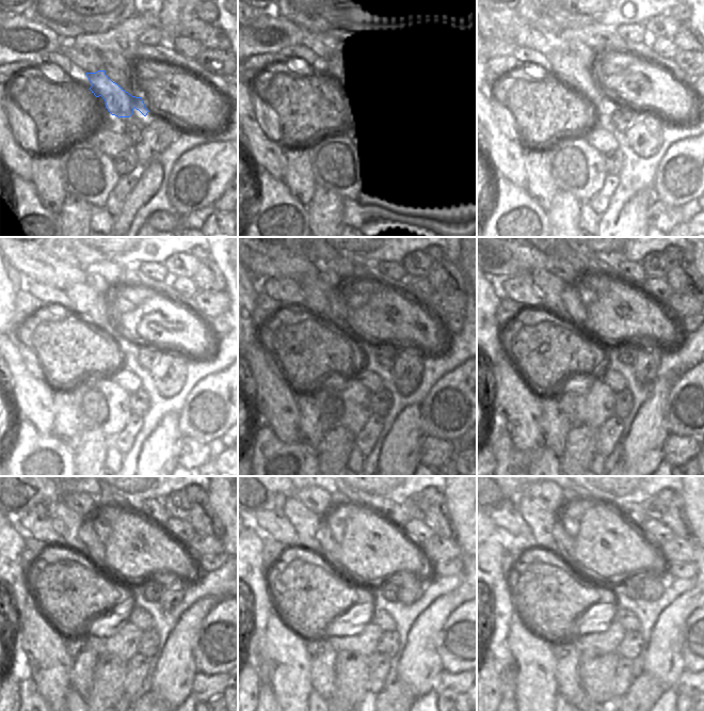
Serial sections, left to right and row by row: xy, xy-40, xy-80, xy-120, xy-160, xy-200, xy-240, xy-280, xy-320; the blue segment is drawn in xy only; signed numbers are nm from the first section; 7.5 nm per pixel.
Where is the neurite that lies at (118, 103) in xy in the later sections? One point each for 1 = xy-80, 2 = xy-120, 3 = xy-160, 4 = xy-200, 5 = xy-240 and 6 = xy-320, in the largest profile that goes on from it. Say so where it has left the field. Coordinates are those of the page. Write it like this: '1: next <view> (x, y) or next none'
1: next xy-80 (564, 64)
2: next xy-120 (86, 303)
3: next xy-160 (324, 302)
4: next xy-200 (556, 295)
5: next xy-240 (69, 525)
6: next xy-320 (544, 525)

